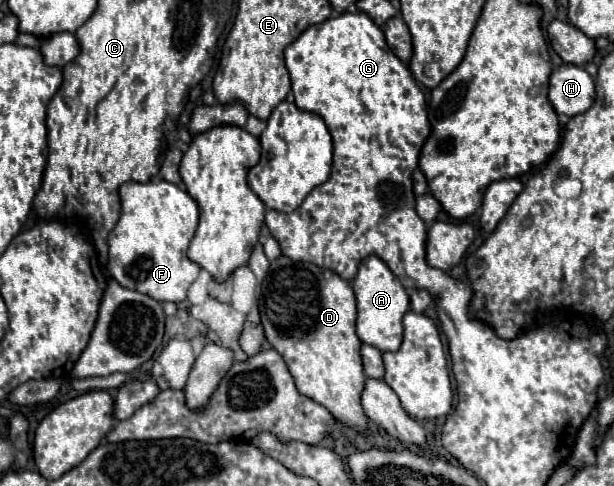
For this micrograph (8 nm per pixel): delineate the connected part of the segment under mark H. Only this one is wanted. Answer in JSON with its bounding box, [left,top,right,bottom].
[548,64,596,116]

